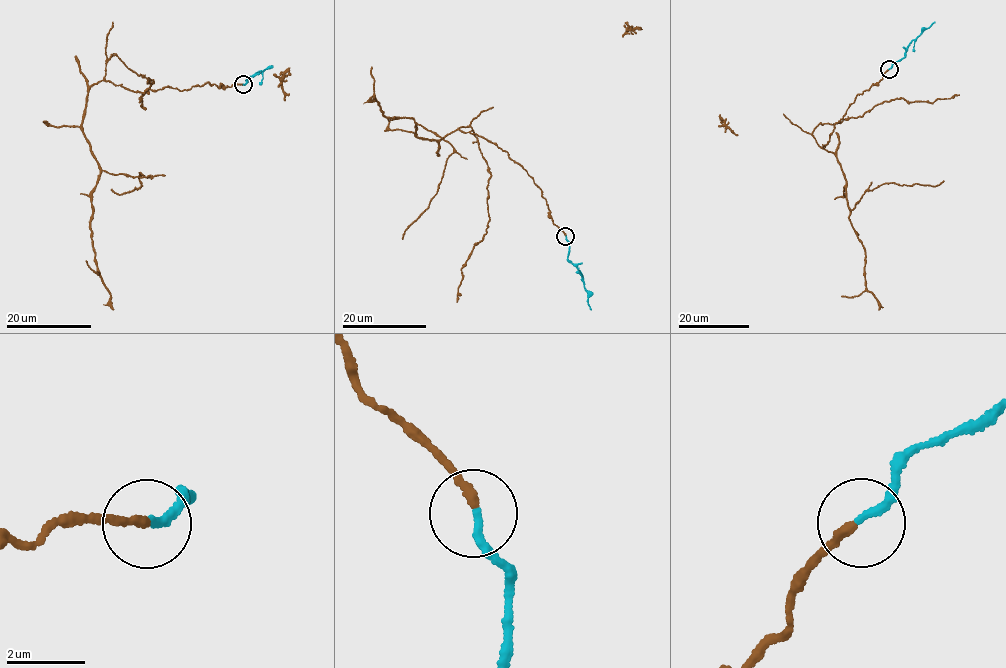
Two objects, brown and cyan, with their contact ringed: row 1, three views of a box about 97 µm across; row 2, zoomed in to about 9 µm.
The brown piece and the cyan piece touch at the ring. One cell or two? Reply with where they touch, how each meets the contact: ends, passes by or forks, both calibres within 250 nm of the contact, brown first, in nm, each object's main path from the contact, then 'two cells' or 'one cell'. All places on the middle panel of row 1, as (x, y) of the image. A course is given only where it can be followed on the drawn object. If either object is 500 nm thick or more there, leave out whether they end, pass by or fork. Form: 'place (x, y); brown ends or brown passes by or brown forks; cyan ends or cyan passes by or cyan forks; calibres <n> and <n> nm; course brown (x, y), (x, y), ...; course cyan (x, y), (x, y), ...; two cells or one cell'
place (565, 236); brown ends; cyan ends; calibres 200 and 200 nm; course brown (565, 236), (542, 191), (497, 145), (459, 130), (416, 136), (416, 123), (453, 151), (402, 239); course cyan (565, 236), (569, 245), (569, 260), (582, 275), (591, 309); one cell

